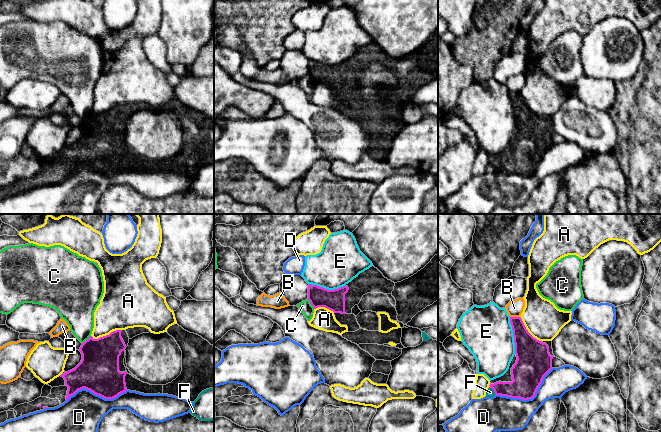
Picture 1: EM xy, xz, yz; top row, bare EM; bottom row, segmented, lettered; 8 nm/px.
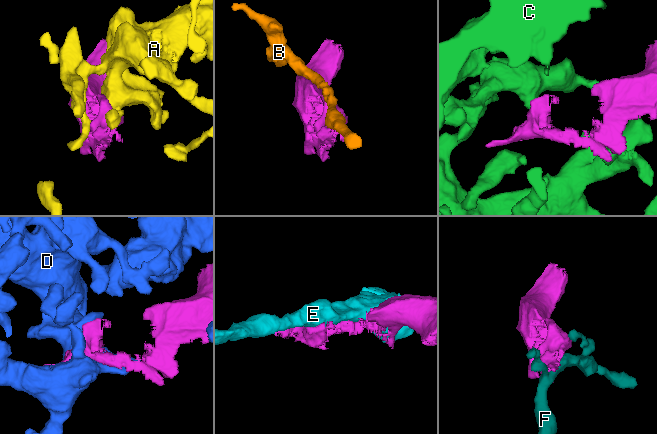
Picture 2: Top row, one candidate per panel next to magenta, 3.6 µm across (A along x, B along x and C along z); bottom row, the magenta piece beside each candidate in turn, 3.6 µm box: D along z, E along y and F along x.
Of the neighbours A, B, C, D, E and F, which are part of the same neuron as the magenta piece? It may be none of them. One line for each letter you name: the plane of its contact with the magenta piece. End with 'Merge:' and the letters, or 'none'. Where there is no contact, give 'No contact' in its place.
Merge: none

